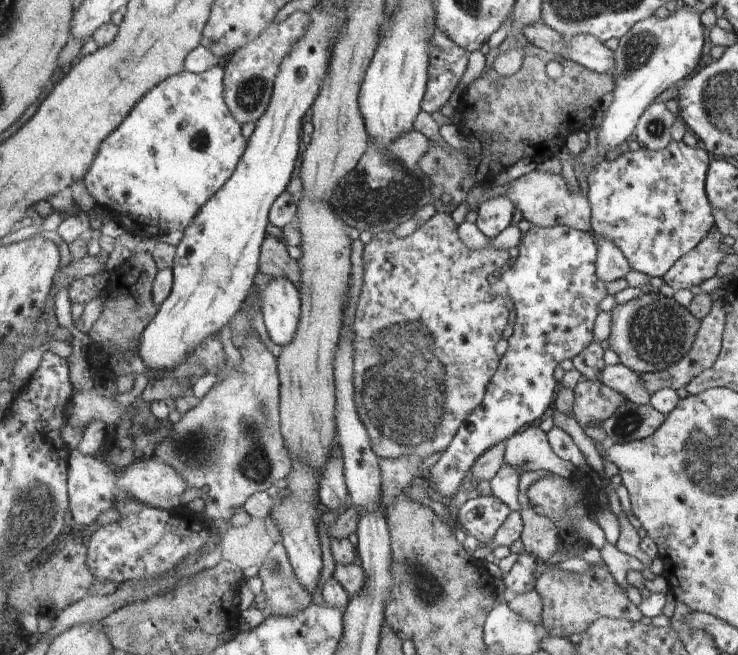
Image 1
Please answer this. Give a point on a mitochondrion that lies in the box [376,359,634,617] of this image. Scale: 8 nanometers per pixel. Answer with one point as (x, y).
(428, 589)

